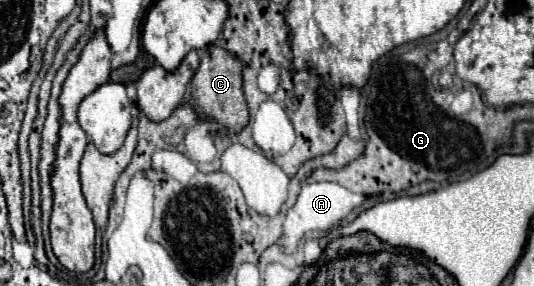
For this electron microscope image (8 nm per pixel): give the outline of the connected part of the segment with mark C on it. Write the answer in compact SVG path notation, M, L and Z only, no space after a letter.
M212 43L208 45L206 57L200 57L200 67L192 77L192 99L200 107L200 111L216 119L226 131L242 131L248 123L248 105L242 93L242 63L234 55L228 55L224 47Z

